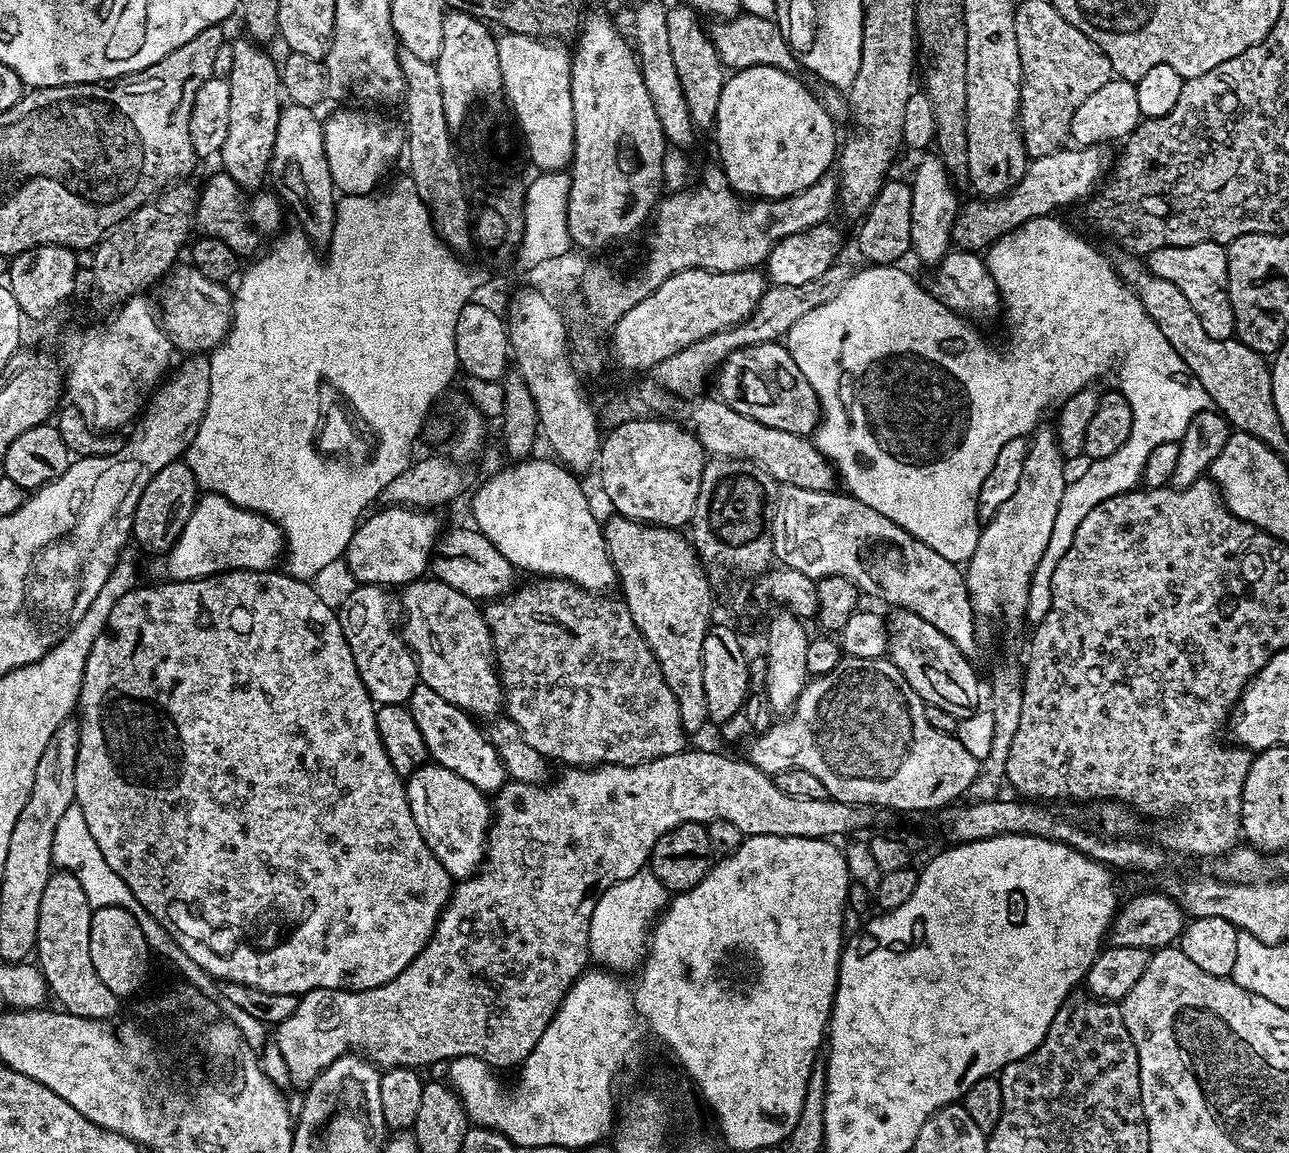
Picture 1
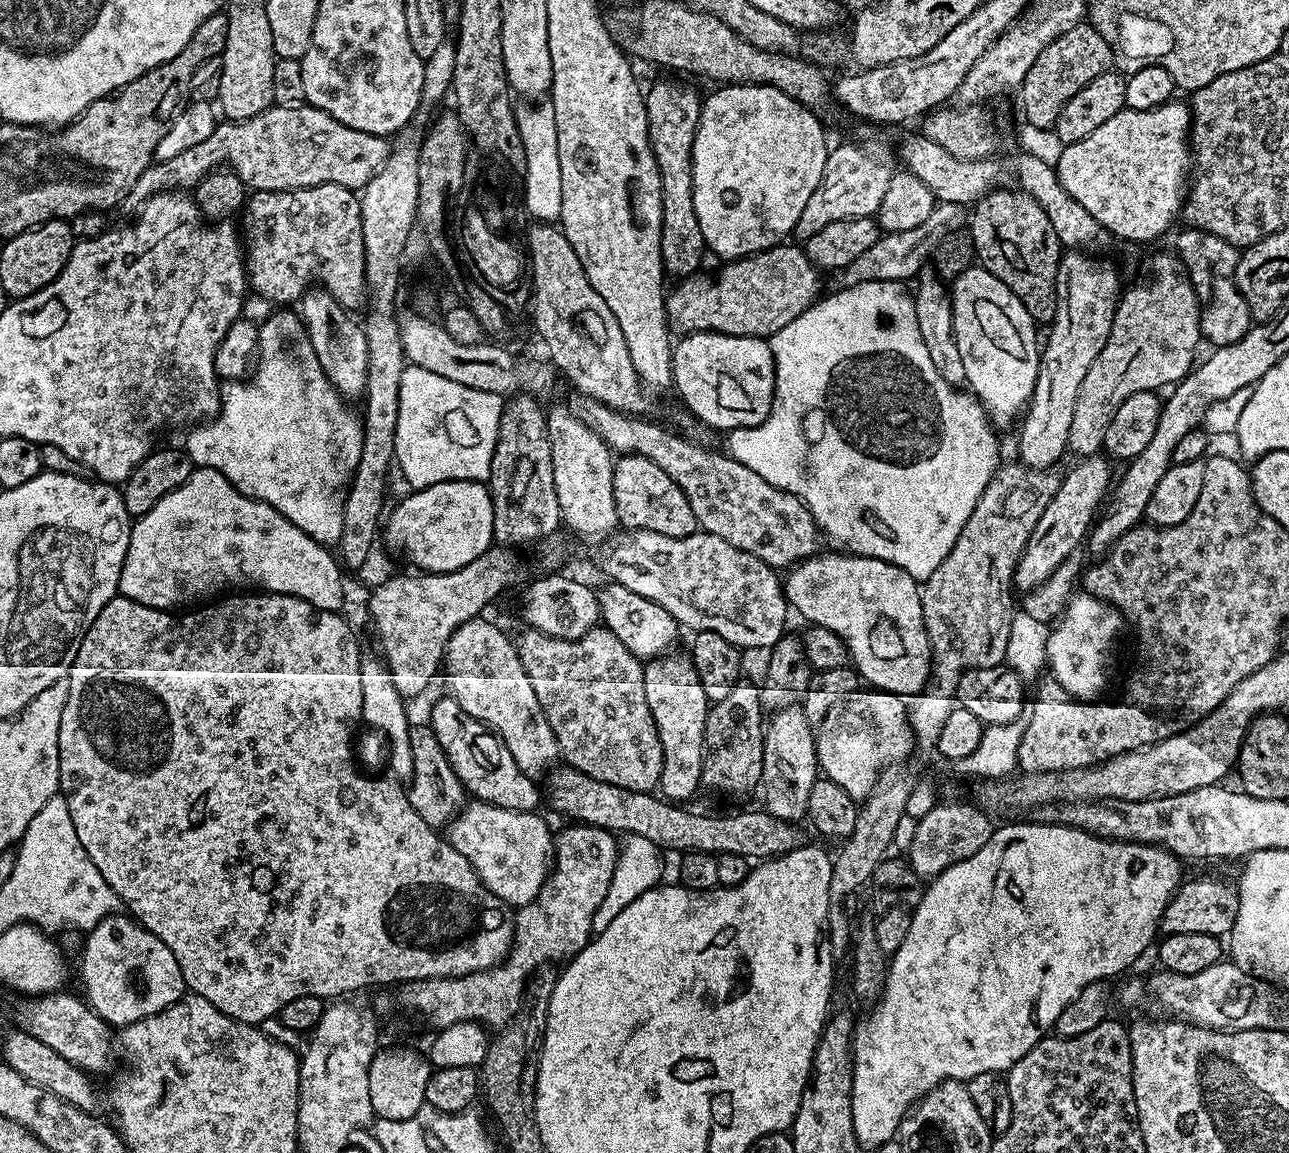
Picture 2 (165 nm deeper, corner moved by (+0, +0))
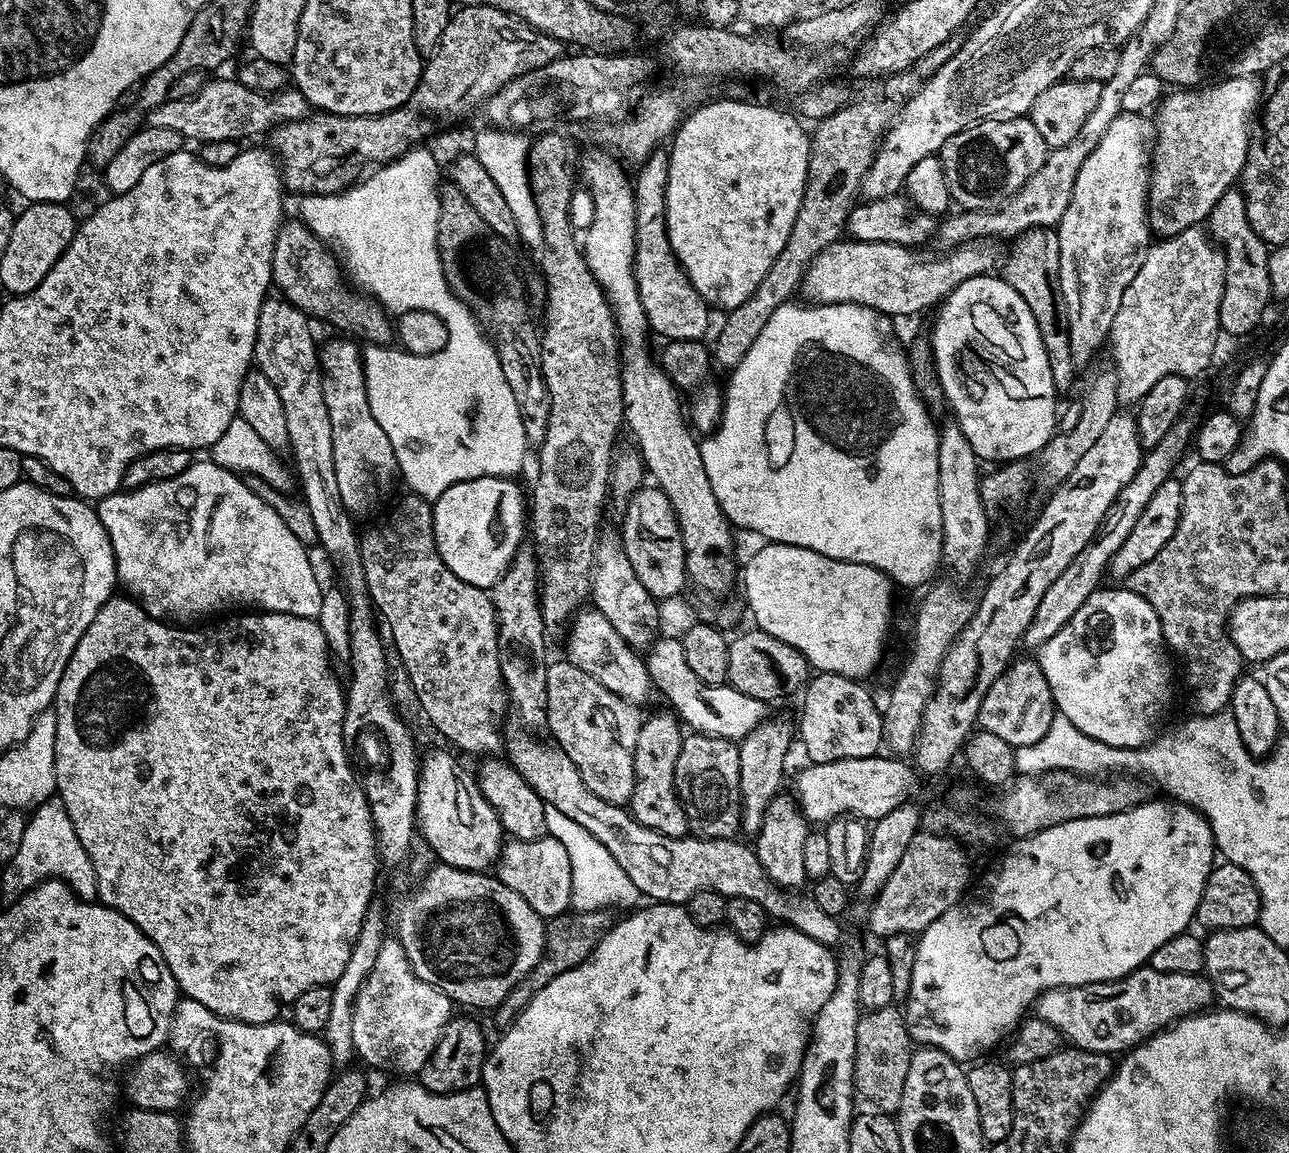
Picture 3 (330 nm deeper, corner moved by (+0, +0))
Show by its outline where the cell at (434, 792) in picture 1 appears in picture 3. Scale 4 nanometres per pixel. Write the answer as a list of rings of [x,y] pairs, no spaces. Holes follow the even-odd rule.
[[[546,835],[537,840],[509,839],[500,849],[500,859],[494,865],[494,872],[503,884],[514,890],[514,894],[522,894],[522,898],[526,898],[540,916],[551,918],[569,911],[572,903],[570,854],[566,854],[566,846],[552,836]]]

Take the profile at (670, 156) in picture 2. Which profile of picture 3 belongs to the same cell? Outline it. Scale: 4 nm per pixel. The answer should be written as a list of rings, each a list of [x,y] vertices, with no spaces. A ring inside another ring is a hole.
[[[657,150],[639,165],[637,176],[634,176],[634,191],[636,193],[636,245],[634,246],[634,274],[638,282],[638,298],[642,298],[642,310],[648,319],[648,327],[653,333],[669,340],[699,340],[705,339],[708,332],[708,312],[710,305],[701,298],[698,290],[690,282],[684,268],[678,262],[674,250],[670,246],[670,234],[666,226],[666,182],[670,178],[670,162],[668,152]]]

